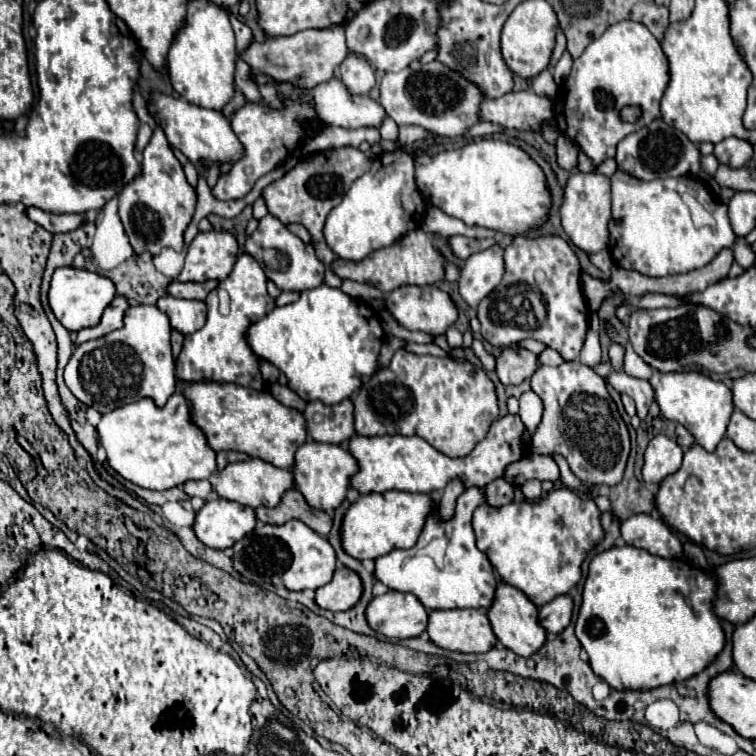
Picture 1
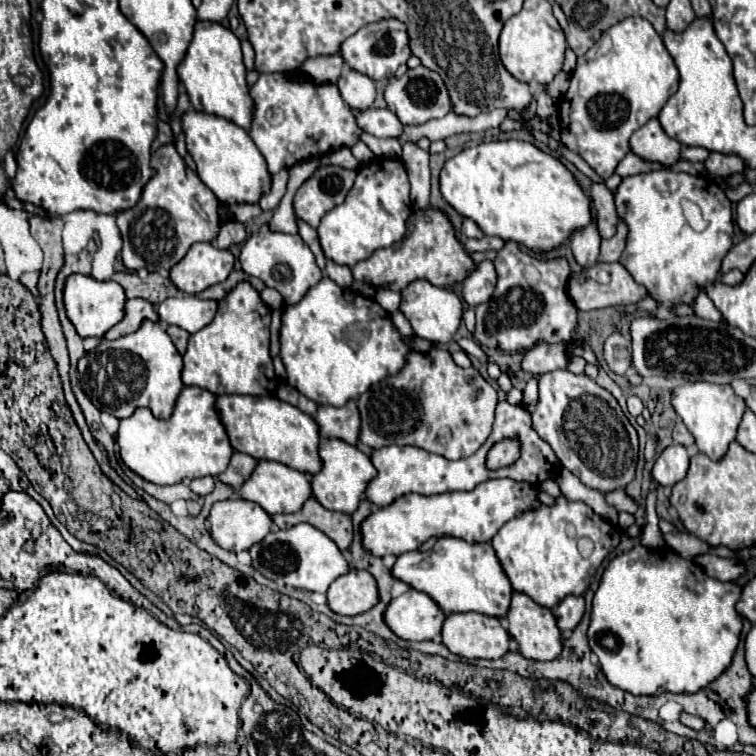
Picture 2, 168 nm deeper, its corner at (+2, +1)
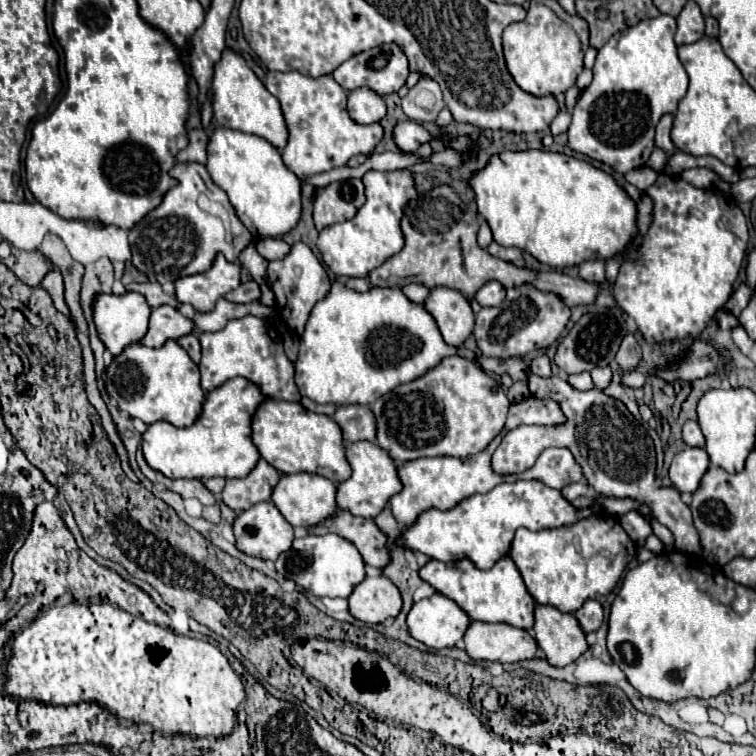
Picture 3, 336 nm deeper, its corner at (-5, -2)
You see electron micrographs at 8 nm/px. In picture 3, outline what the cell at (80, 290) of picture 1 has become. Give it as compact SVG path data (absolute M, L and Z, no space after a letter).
M127 291L123 295L115 295L115 293L99 293L95 295L93 301L93 323L97 327L97 335L103 341L103 345L113 353L119 355L127 345L135 343L137 339L141 339L141 335L145 335L145 327L149 321L149 303L145 301L143 295L135 293L135 291Z

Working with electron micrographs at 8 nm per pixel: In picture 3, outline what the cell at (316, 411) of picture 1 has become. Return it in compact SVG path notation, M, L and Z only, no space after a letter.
M341 405L337 407L333 421L341 427L347 443L375 441L375 419L367 405Z

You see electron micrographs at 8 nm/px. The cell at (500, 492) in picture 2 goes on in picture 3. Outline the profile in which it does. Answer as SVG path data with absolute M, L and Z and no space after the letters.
M513 481L501 483L489 493L471 495L457 503L457 507L453 509L423 511L417 521L401 533L395 545L425 553L427 557L439 561L457 561L469 557L477 567L489 569L501 555L509 553L511 539L519 527L527 527L533 531L563 527L581 519L581 515L591 513L601 513L601 509L577 511L567 499L561 497L557 489L545 487L541 481Z

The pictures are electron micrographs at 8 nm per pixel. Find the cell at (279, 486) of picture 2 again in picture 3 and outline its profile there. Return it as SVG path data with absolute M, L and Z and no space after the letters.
M287 473L281 475L279 483L273 487L271 503L293 527L311 527L313 523L321 523L325 515L333 515L333 511L337 509L335 491L335 483L317 473Z

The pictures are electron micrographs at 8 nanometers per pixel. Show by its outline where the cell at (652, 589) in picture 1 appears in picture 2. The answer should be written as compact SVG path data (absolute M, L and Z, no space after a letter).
M636 544L628 554L610 560L602 574L592 600L590 648L600 658L608 682L620 690L636 696L654 696L660 688L674 694L694 694L726 672L732 662L742 632L742 616L736 612L740 596L742 588L738 584L706 576L698 564L680 558L672 548L650 550Z

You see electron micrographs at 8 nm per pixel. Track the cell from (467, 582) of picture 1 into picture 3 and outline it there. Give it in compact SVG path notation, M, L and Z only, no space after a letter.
M501 557L493 569L477 569L469 559L459 559L455 563L443 563L431 559L427 565L419 569L419 577L427 581L437 593L455 601L473 621L489 621L489 623L509 623L513 627L531 629L533 625L533 607L535 601L525 589L519 569L515 567L511 557Z

